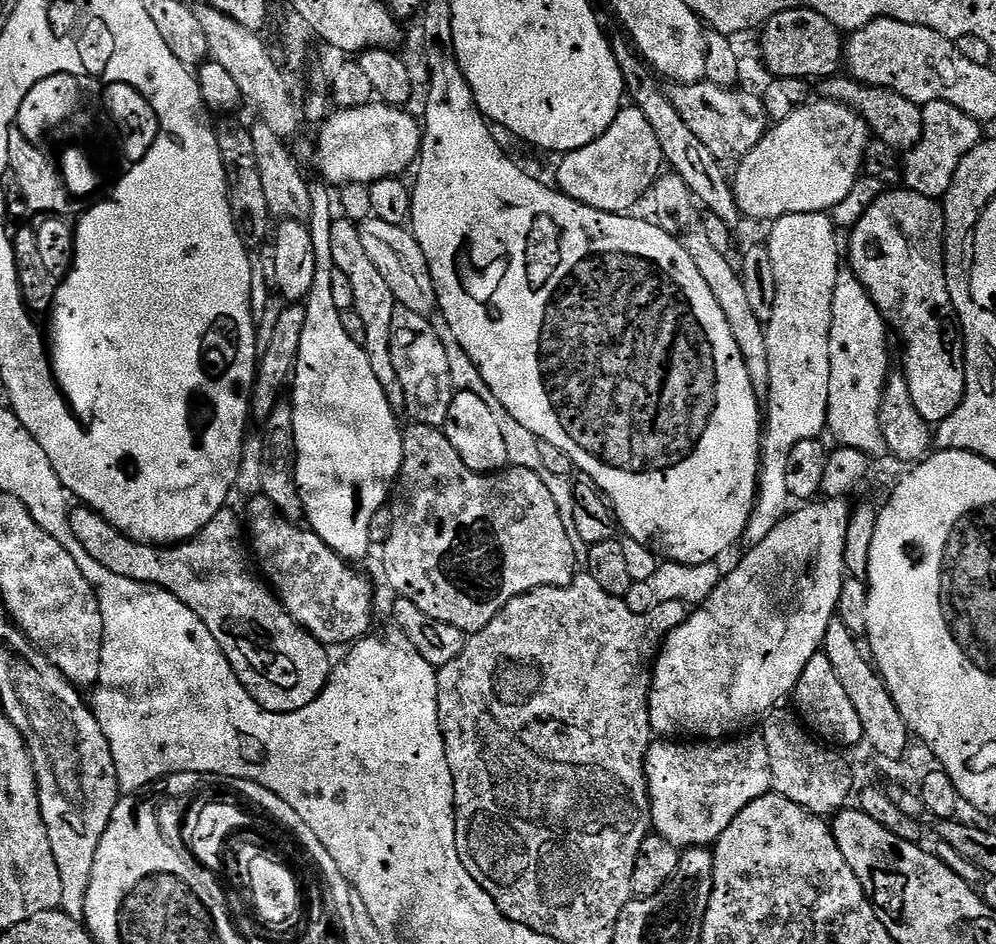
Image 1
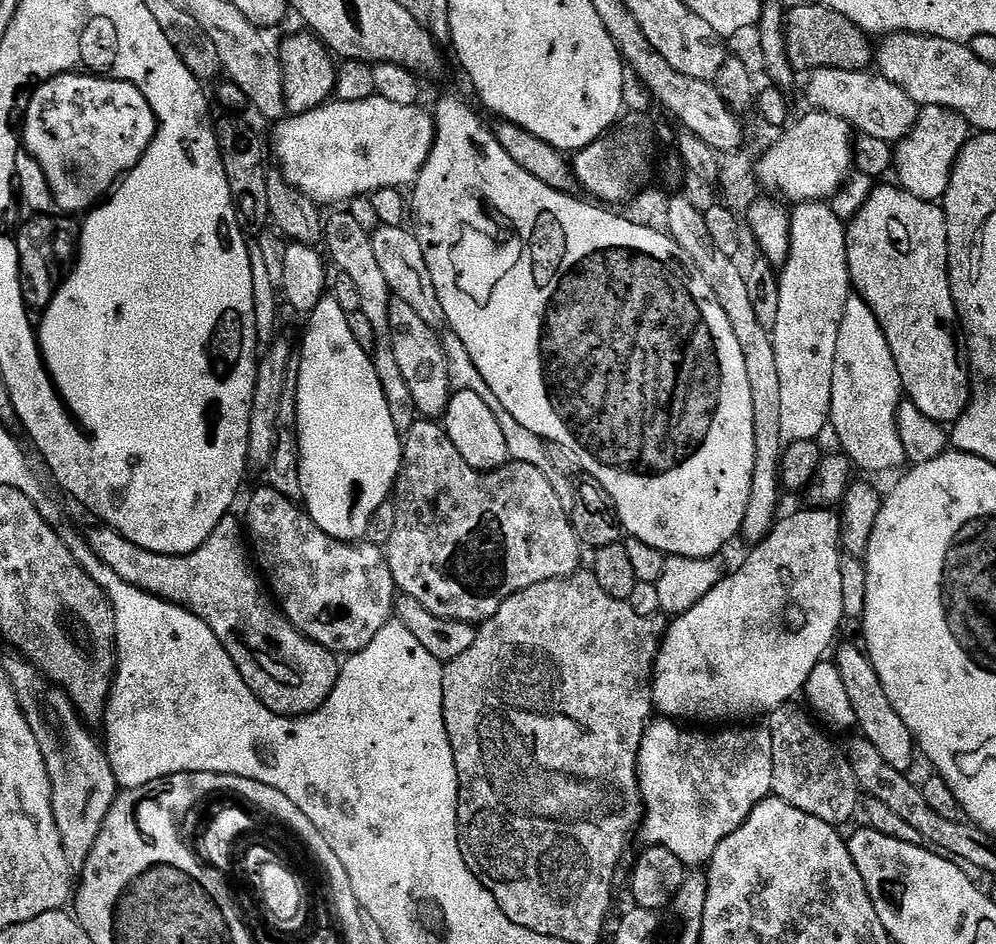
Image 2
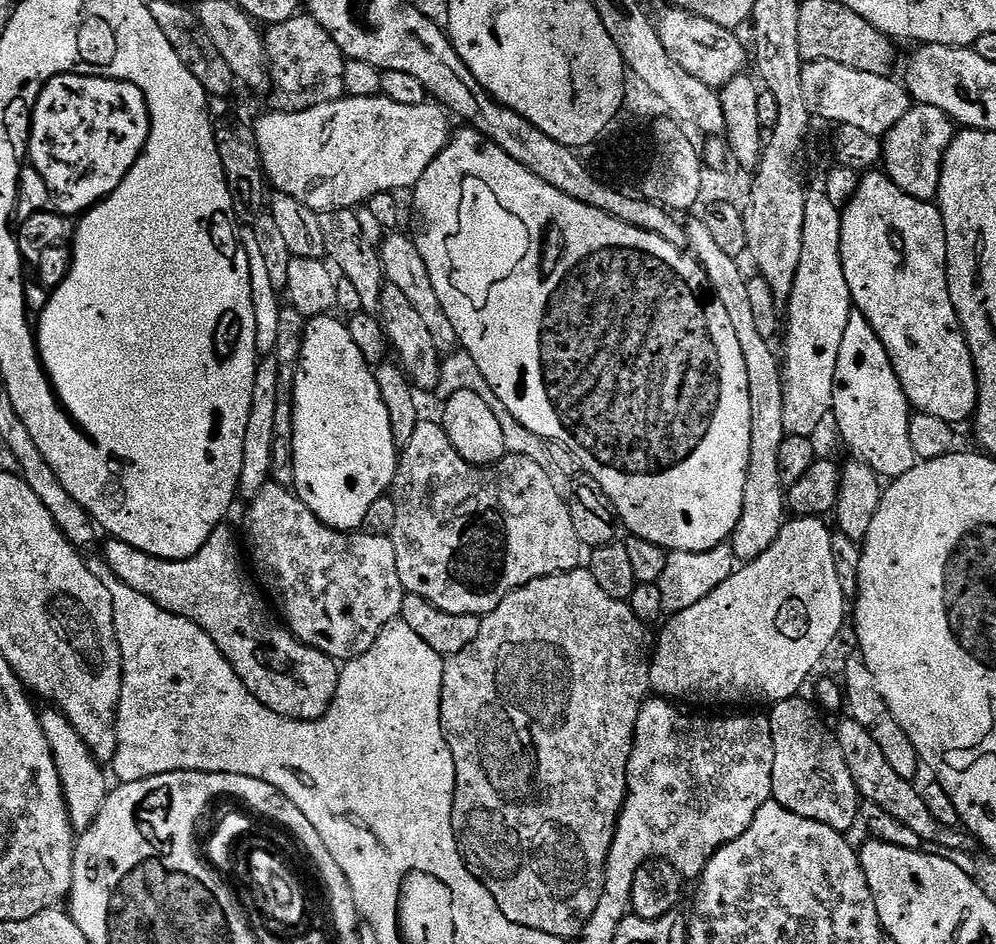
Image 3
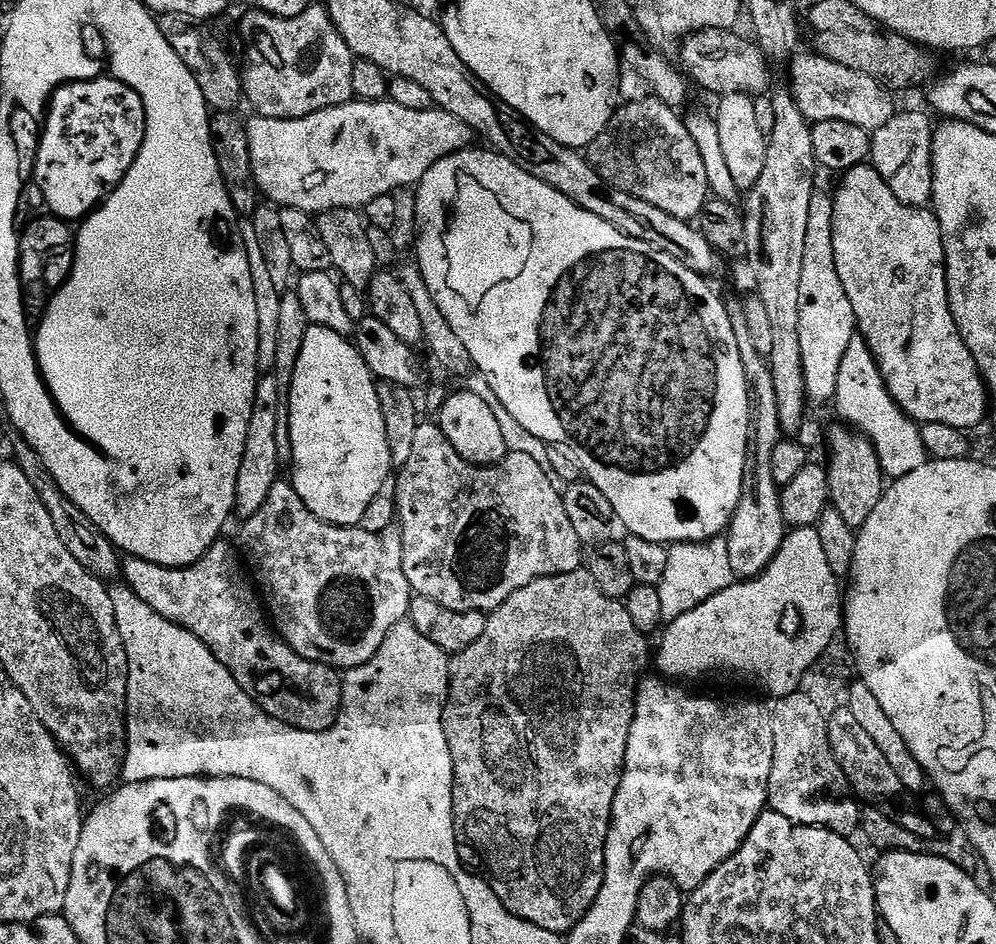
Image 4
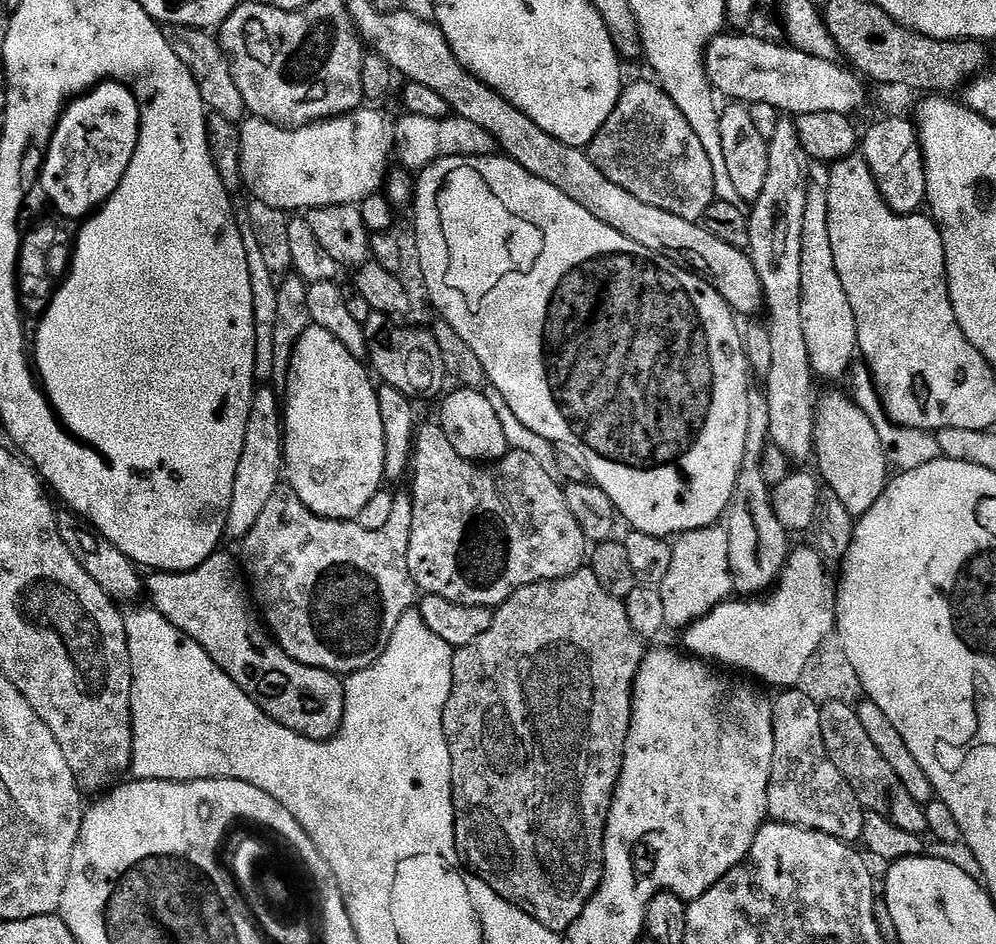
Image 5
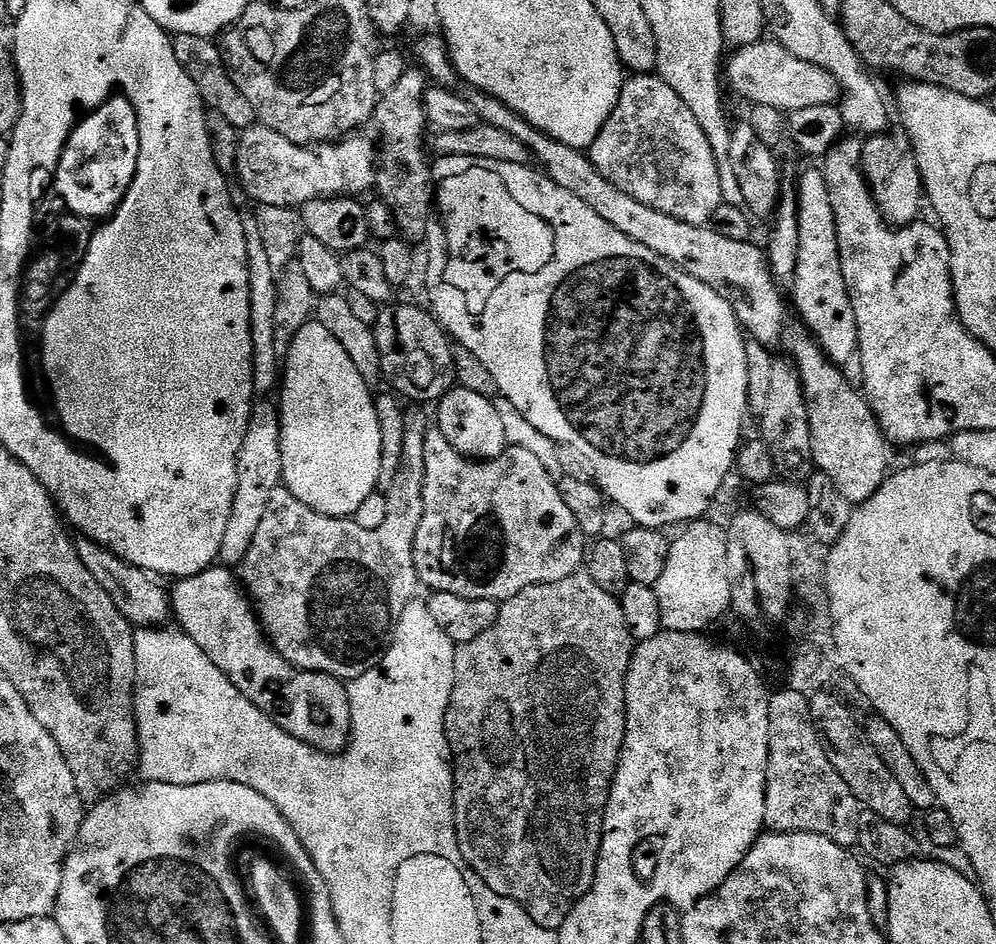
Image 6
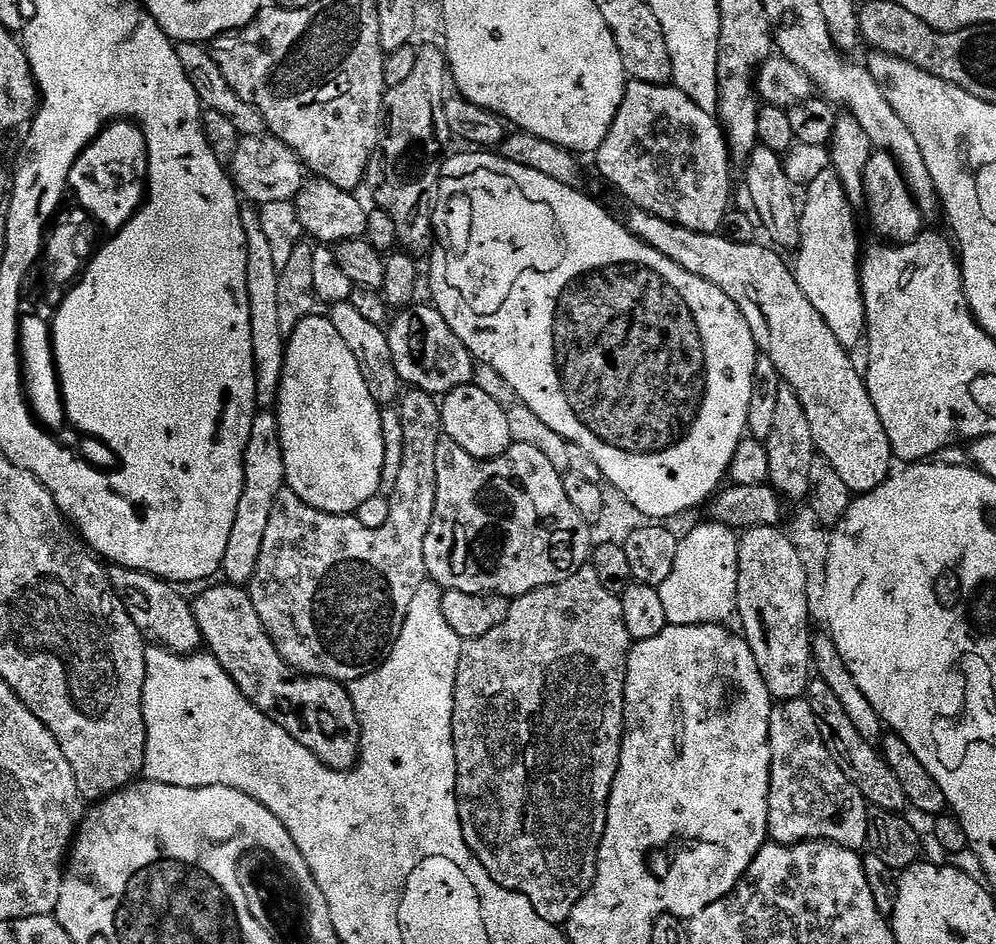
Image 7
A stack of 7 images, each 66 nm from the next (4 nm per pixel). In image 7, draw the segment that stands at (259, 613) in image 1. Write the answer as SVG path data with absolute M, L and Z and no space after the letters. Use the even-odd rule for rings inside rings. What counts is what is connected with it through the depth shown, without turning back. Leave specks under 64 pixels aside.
M219 583L208 586L213 588L206 589L190 604L203 647L255 708L302 742L324 765L340 772L353 768L360 751L360 723L351 691L338 680L297 674L278 654L247 591L235 584Z

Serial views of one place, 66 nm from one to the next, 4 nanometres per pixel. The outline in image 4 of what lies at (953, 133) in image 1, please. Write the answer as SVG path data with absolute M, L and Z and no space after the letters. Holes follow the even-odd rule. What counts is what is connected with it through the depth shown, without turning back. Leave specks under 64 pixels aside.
M897 111L881 128L871 133L870 163L882 174L898 202L923 208L932 203L932 138L934 123L924 112Z

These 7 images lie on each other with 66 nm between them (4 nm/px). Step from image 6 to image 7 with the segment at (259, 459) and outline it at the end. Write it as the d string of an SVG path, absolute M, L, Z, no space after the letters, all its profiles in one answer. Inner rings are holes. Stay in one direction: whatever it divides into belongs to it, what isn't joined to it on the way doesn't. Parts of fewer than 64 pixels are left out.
M257 411L250 426L250 442L244 455L242 498L238 498L238 514L234 514L234 527L230 529L230 542L224 555L222 576L227 583L244 586L251 580L254 566L258 566L258 554L262 550L262 534L266 534L270 510L274 510L274 498L278 498L285 486L282 442L275 411Z

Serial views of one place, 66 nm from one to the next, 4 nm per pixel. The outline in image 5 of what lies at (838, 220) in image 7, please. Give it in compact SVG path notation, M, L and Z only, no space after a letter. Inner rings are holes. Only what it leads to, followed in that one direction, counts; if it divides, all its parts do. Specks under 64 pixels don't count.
M813 183L808 190L806 198L806 218L804 219L804 269L802 270L802 290L804 293L804 301L802 302L802 330L806 334L806 350L810 350L810 362L812 363L812 371L817 377L820 376L824 380L840 380L848 372L848 367L852 364L852 358L856 358L858 354L858 345L856 342L856 323L854 322L854 310L850 310L850 302L846 298L846 290L842 290L842 282L836 273L834 266L834 250L830 250L830 226L828 225L828 190L823 183Z

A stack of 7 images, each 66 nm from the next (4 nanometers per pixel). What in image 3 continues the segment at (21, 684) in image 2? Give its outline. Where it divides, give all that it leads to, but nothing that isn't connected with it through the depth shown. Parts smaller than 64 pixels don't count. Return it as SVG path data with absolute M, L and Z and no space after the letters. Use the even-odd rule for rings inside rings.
M51 706L45 709L40 712L40 725L46 734L46 742L50 744L50 750L54 754L54 766L58 768L58 778L64 787L70 822L77 833L82 833L92 825L94 818L98 818L106 802L110 791L109 777L101 764L92 757L90 749L82 742L78 730L70 726L68 719Z

